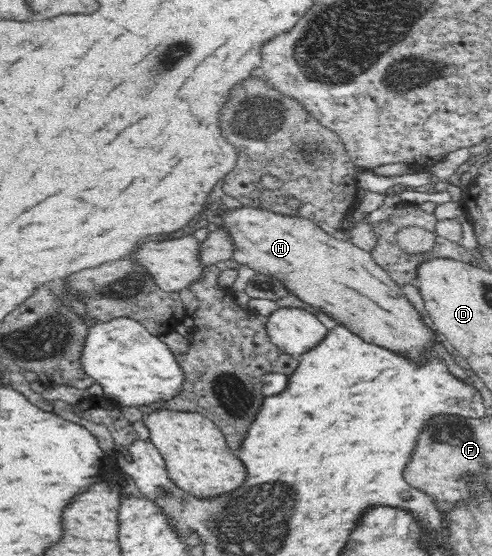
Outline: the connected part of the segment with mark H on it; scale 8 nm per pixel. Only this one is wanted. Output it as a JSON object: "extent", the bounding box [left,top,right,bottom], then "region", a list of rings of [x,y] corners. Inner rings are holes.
{"extent":[220,206,432,356],"region":[[[246,206],[230,209],[221,213],[220,219],[224,220],[223,227],[228,228],[230,234],[234,236],[236,249],[232,257],[236,262],[254,269],[257,273],[282,280],[290,293],[306,300],[311,307],[328,312],[338,324],[348,326],[354,334],[359,335],[366,342],[378,344],[395,352],[408,351],[412,356],[422,347],[421,355],[426,345],[430,345],[432,333],[418,319],[419,312],[410,305],[409,301],[406,301],[405,294],[400,293],[401,286],[376,263],[371,252],[364,251],[349,241],[334,238],[308,219],[286,217],[265,209]]]}

